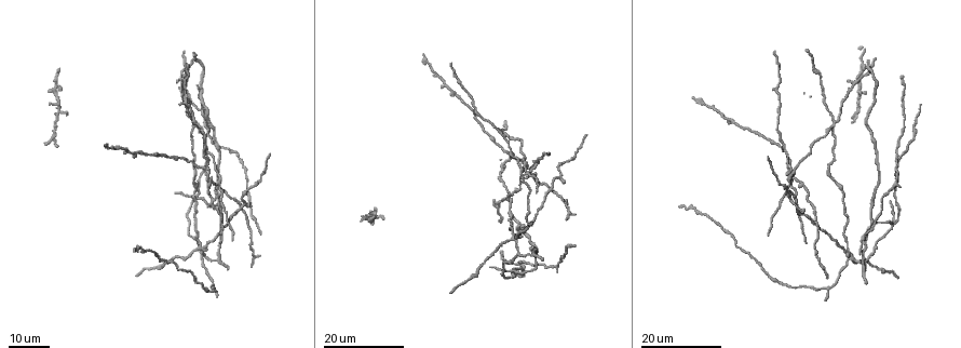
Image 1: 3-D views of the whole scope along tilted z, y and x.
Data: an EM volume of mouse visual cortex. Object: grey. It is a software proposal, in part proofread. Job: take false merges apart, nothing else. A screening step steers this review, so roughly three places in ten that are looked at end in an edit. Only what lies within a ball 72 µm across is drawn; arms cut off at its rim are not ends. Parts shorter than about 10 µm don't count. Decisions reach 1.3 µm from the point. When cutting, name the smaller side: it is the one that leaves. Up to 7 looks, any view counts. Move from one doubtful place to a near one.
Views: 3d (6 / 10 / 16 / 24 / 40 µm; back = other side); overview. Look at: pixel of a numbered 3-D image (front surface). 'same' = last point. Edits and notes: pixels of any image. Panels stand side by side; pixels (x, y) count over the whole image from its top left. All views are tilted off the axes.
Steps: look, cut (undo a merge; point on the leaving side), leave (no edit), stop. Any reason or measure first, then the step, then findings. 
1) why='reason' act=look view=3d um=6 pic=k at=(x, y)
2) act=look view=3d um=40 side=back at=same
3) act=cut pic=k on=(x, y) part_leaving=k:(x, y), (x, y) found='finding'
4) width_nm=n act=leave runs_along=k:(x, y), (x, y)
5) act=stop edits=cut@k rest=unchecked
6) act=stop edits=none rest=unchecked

why='four or more arms meet' act=look view=3d um=16 pic=1 at=(203, 247)

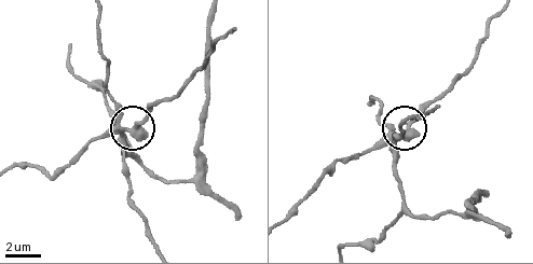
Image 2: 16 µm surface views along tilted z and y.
act=look view=3d um=6 pic=2 at=(127, 129)

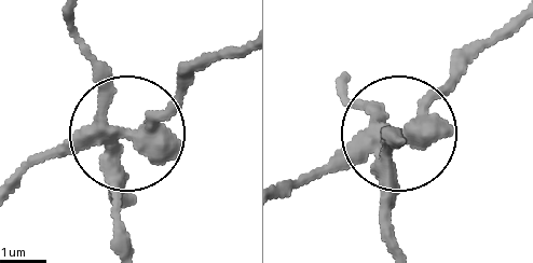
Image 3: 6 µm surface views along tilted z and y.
arms=5 act=cut pic=3 on=(168, 135) part_leaving=3:(106, 137), (241, 50) found='a second neuron is stuck on'

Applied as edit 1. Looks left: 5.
why='redraw' act=look view=overview

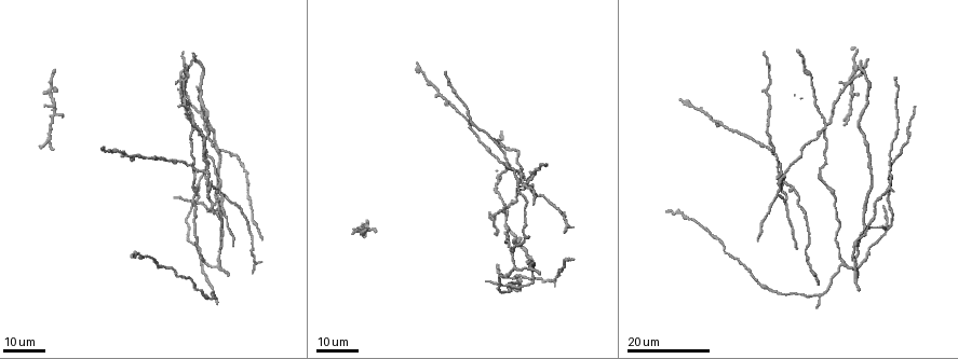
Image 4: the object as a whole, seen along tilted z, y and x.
why='a fork' act=look view=3d um=24 pic=1 at=(221, 209)

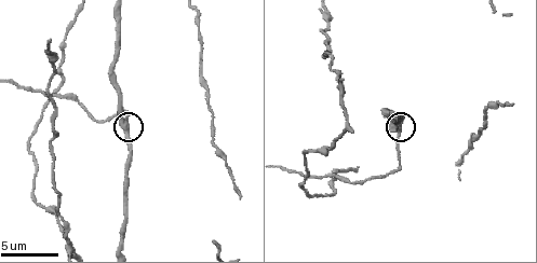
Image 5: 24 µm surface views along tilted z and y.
why='zoom in' act=look view=3d um=10 pic=5 at=(397, 132)

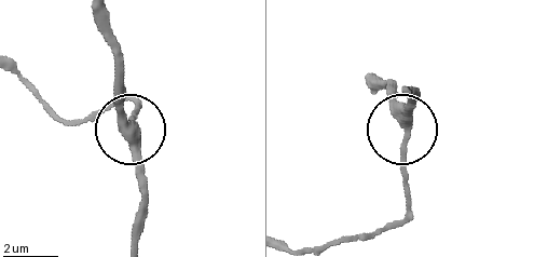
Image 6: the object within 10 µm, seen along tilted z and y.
side_arm_um=18 act=leave runs_along=6:(131, 247), (145, 190), (132, 111) found='all the same neuron'

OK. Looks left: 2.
why='four-way junction' act=look view=3d um=16 pic=4 at=(824, 129)

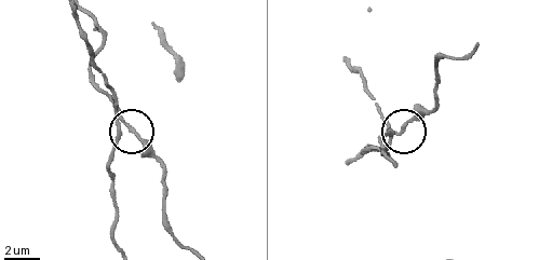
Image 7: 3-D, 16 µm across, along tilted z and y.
act=look view=3d um=6 pic=7 at=(397, 133)

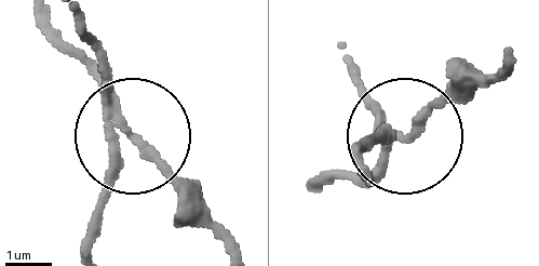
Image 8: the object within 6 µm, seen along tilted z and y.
arms=4 act=cut pic=8 on=(163, 167) part_leaving=8:(124, 124), (224, 242) found='a second neuron is stuck on'

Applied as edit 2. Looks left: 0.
act=stop edits=cut@3,cut@8 rest=unchecked

